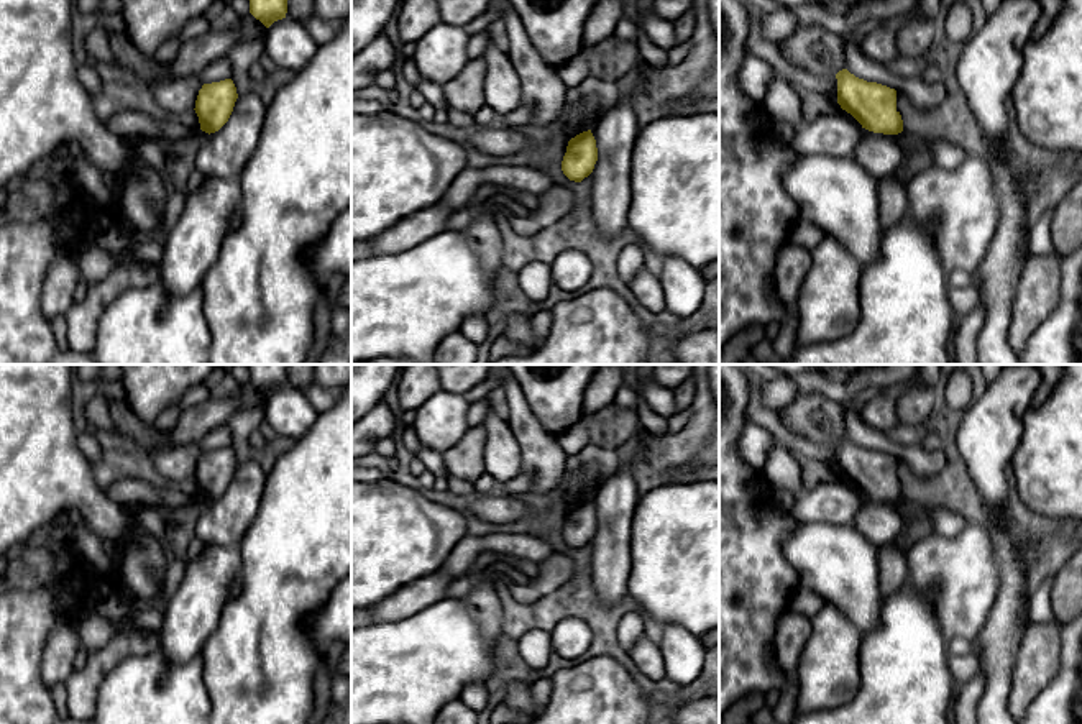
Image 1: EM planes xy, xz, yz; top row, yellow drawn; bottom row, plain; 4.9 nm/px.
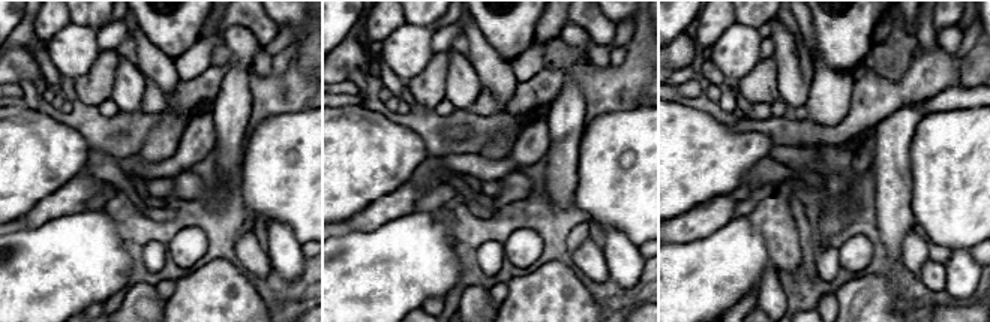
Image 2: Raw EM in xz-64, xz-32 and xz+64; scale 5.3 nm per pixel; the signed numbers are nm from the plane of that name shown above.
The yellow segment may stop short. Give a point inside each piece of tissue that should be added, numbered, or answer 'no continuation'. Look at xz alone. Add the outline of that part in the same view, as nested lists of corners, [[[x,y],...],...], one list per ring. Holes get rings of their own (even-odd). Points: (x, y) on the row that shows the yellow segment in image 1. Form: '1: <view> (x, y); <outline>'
no continuation

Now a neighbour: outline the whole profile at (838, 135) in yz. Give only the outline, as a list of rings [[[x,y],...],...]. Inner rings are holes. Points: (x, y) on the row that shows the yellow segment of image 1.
[[[839,108],[829,117],[800,126],[791,146],[801,154],[854,158],[860,133],[862,125],[850,113]]]

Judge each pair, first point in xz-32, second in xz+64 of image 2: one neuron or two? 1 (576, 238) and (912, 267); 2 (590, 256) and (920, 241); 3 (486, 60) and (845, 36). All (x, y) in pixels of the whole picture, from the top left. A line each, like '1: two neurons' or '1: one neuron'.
1: one neuron
2: two neurons
3: two neurons

